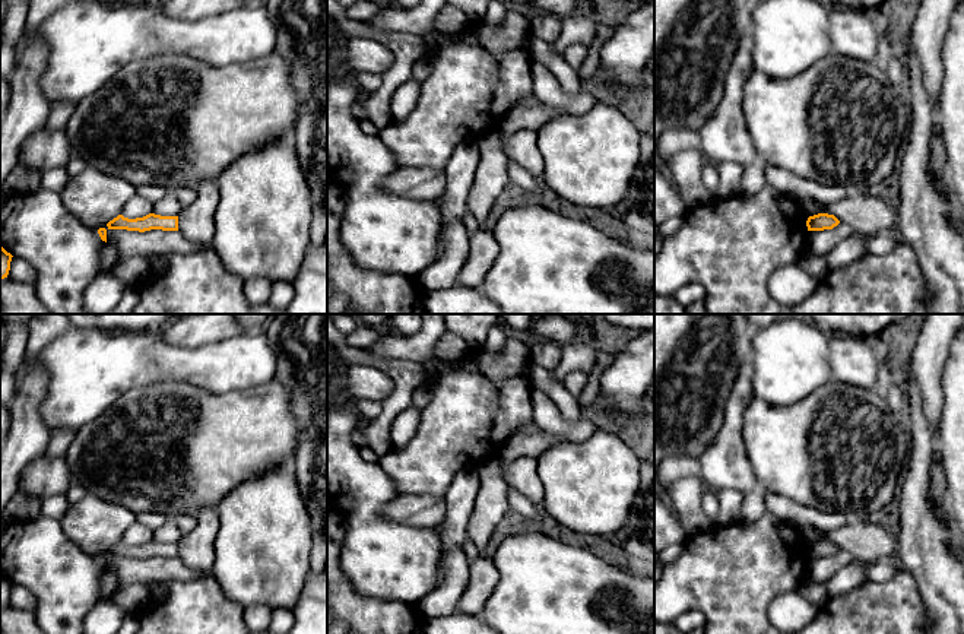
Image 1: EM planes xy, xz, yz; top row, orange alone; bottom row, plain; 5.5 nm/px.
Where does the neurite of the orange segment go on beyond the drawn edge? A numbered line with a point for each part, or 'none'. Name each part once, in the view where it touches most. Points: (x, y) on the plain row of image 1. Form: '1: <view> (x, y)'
none

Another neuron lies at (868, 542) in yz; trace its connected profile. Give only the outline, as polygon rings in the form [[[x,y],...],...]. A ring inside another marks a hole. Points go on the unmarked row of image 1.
[[[849,514],[847,523],[834,530],[803,526],[800,535],[808,545],[818,541],[834,542],[840,549],[850,552],[854,561],[868,565],[888,561],[897,573],[907,573],[898,554],[897,539],[890,536],[882,524],[868,523],[856,514]]]

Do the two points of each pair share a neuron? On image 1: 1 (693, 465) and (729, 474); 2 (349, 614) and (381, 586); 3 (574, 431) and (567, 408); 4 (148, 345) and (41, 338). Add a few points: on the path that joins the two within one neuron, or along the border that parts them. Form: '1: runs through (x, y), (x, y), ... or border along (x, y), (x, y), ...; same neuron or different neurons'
1: border along (698, 460), (700, 475); different neurons
2: border along (343, 573), (360, 593), (402, 602); different neurons
3: border along (549, 395), (568, 421), (577, 421), (582, 417); different neurons
4: border along (70, 329), (54, 338), (35, 357), (44, 373); different neurons

